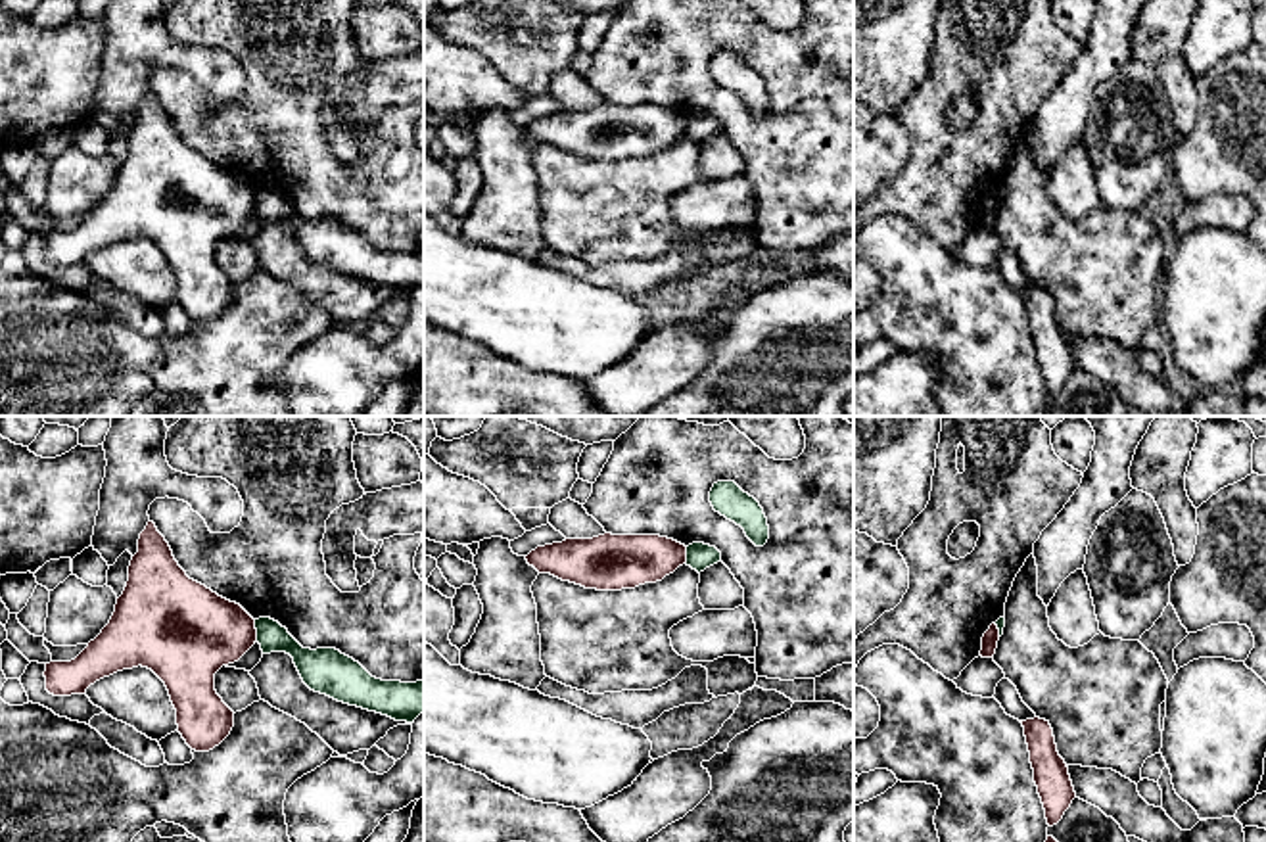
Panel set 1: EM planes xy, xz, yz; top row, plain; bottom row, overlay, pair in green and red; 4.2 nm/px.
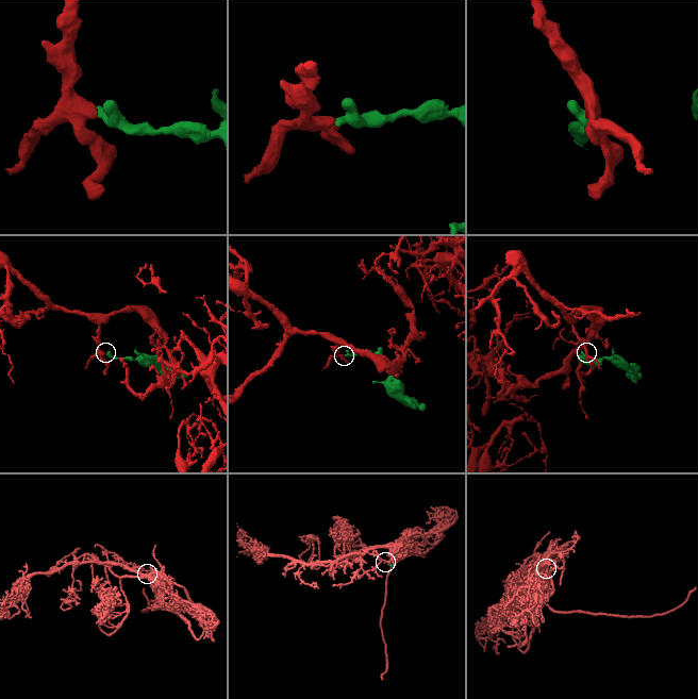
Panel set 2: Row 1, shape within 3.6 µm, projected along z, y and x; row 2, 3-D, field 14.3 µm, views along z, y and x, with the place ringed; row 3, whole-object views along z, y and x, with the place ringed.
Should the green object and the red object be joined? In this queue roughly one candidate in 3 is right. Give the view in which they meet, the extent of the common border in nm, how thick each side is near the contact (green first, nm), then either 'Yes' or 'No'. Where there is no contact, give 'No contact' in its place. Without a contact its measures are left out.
Touches green in xy. Shared border 90 nm. Thickness 120 nm (green) against 360 nm. No

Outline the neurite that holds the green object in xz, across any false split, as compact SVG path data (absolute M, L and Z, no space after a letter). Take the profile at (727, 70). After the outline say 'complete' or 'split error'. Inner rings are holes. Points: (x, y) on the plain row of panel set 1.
M717 52L710 61L715 82L740 96L746 107L763 117L769 109L769 96L760 73L744 63L735 52Z | complete

